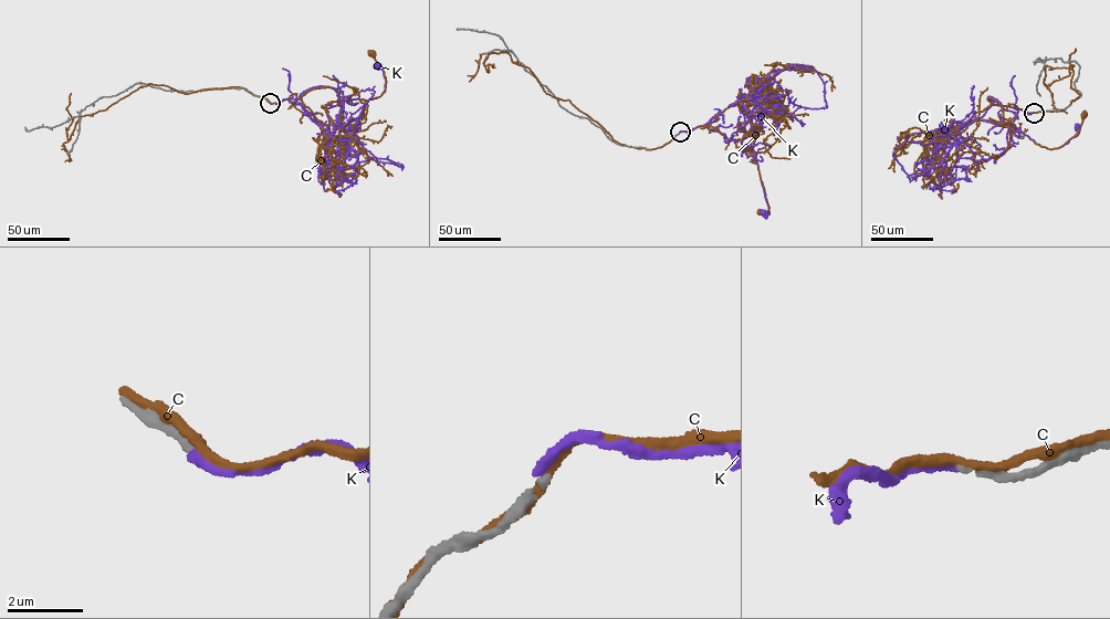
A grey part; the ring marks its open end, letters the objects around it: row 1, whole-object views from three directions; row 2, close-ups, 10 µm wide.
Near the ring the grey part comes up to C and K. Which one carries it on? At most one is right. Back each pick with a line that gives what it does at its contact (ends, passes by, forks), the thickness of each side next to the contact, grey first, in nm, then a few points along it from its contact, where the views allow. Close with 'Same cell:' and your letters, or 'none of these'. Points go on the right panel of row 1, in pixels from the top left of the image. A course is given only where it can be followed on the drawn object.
Same cell: none of these

